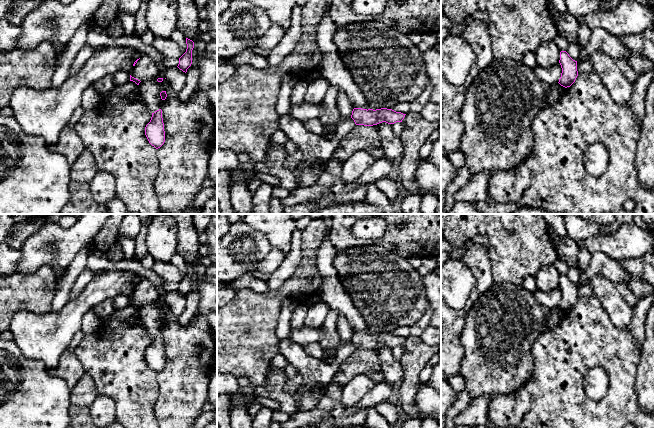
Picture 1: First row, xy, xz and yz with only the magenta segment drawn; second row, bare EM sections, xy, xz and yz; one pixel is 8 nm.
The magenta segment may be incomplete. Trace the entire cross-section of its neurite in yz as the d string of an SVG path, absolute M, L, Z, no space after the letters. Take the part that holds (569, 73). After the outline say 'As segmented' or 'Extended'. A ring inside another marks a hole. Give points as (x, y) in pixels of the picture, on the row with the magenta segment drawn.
M561 51L559 63L562 73L558 83L565 88L570 87L578 76L577 61L573 60L566 51Z. As segmented

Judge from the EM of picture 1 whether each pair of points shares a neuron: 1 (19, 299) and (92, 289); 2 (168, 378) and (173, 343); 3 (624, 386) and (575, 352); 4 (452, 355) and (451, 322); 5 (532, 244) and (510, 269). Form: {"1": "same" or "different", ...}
{"1": "different", "2": "same", "3": "same", "4": "same", "5": "same"}

